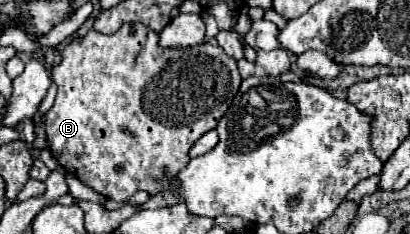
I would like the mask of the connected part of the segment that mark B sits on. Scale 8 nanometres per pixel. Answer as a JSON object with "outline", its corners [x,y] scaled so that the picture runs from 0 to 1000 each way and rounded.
{"outline":[[[334,98],[300,107],[276,150],[222,124],[193,184],[168,184],[154,209],[149,278],[129,295],[129,346],[139,355],[139,415],[134,449],[110,483],[120,645],[163,739],[290,868],[339,808],[383,833],[398,808],[383,782],[388,765],[427,765],[461,697],[461,637],[476,603],[524,551],[554,483],[588,363],[588,321],[578,261],[549,235],[534,192],[490,184],[456,209],[393,201],[388,150]]]}

